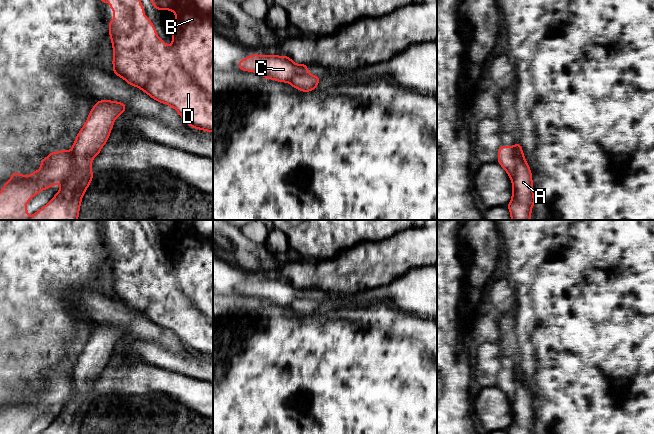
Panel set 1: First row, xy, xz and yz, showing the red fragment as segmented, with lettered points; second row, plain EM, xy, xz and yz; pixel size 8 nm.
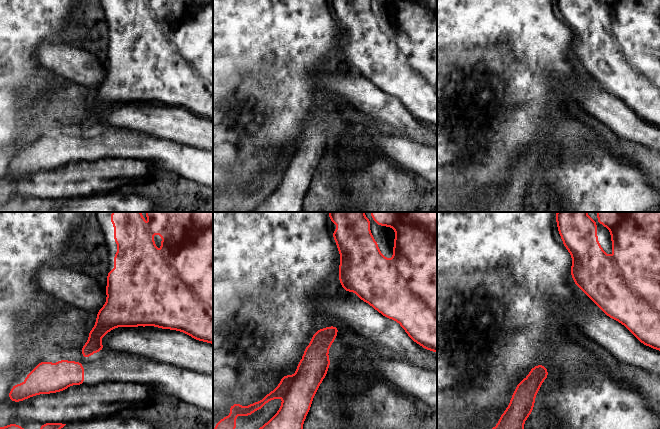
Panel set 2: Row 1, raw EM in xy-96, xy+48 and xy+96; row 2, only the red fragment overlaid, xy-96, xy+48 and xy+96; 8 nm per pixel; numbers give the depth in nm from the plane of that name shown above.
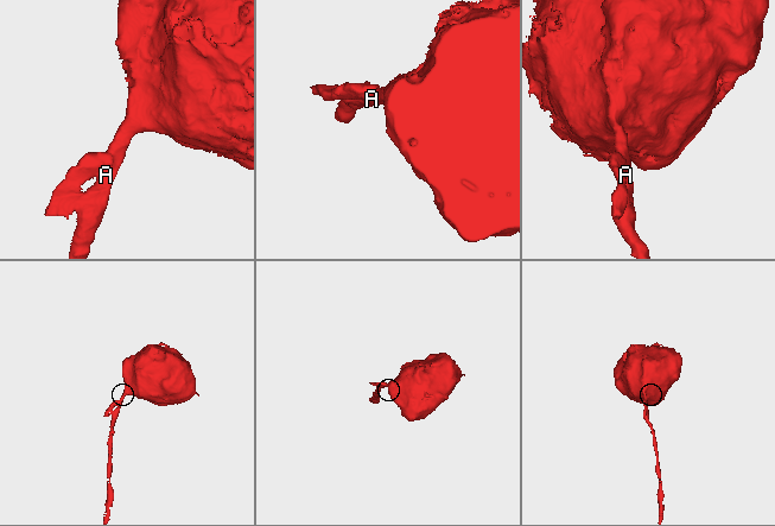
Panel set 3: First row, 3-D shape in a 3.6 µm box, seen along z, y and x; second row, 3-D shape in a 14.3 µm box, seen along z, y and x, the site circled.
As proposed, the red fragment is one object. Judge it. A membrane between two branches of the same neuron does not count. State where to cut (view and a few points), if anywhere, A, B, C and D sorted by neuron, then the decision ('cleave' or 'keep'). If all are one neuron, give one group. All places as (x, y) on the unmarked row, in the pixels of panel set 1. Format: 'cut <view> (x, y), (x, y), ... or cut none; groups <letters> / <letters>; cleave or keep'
cut xy (72, 375), (70, 398), (61, 407); groups A B D / C; cleave

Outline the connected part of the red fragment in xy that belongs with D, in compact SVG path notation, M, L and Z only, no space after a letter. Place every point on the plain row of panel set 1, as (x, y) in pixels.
M100 220L101 228L110 225L110 233L114 235L114 242L109 248L109 259L113 270L113 298L124 303L128 308L140 312L154 324L173 331L181 342L192 352L213 356L213 220L147 220L157 234L170 234L176 238L176 244L171 248L172 270L161 264L151 244L144 239L144 231L139 220Z

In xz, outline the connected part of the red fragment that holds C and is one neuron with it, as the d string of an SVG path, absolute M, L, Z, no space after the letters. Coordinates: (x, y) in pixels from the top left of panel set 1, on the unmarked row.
M253 278L239 285L238 292L263 299L265 303L286 307L297 298L308 298L306 288L295 288L289 280L278 279Z

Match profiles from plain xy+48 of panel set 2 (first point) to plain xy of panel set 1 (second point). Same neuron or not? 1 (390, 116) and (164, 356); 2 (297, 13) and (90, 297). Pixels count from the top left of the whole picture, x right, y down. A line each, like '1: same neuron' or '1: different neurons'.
1: different neurons
2: different neurons

